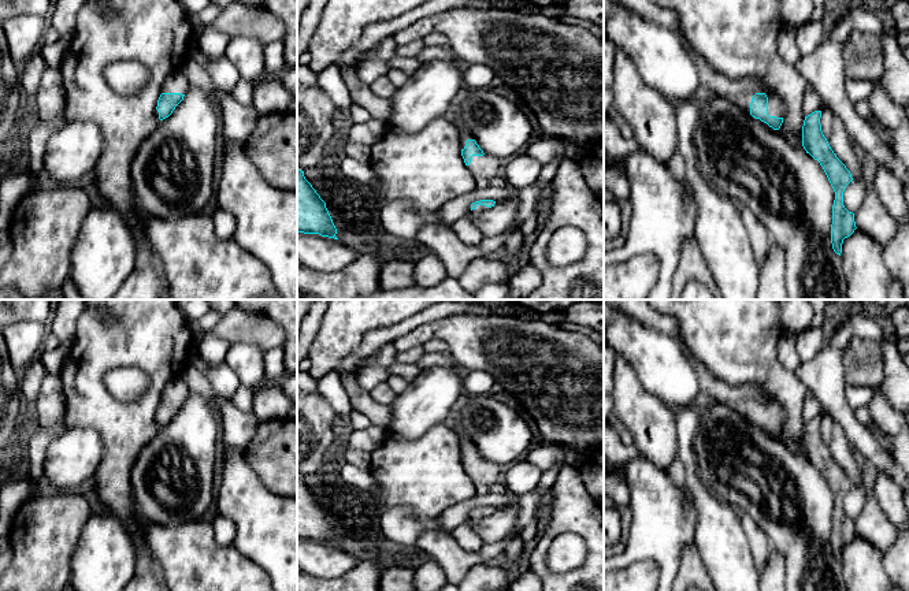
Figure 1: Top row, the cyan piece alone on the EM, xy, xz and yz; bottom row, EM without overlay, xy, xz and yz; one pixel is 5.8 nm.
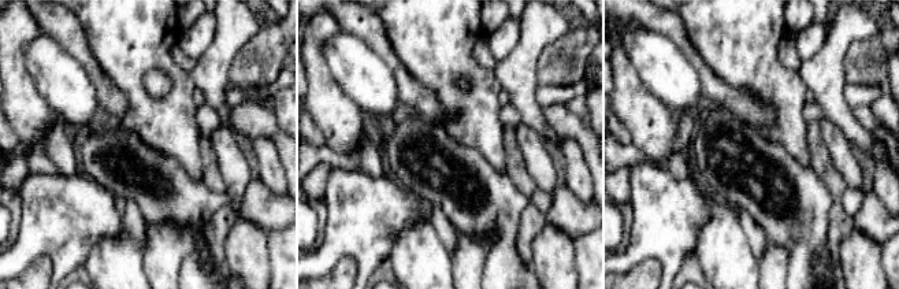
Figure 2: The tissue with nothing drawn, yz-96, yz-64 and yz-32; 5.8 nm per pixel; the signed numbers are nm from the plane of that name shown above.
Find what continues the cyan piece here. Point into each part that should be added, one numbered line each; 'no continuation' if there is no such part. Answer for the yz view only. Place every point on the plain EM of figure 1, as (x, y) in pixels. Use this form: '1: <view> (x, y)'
1: yz (739, 398)

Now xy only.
1: xy (177, 389)

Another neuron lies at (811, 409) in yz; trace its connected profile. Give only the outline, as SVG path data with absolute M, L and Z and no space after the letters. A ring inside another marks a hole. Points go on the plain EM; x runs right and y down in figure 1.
M808 394L802 406L802 420L804 423L810 421L815 417L820 417L821 405L812 394Z

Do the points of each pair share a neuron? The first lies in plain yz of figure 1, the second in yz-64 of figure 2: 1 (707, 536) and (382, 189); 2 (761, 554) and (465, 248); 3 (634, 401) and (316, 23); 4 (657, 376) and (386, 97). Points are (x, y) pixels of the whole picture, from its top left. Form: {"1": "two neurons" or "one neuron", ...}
{"1": "two neurons", "2": "two neurons", "3": "one neuron", "4": "one neuron"}

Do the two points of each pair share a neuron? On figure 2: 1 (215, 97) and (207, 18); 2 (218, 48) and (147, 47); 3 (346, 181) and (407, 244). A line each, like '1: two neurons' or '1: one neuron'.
1: two neurons
2: two neurons
3: two neurons

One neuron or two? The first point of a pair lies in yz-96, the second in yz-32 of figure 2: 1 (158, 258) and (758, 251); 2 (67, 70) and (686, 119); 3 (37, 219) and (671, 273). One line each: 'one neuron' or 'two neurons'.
1: two neurons
2: two neurons
3: one neuron

